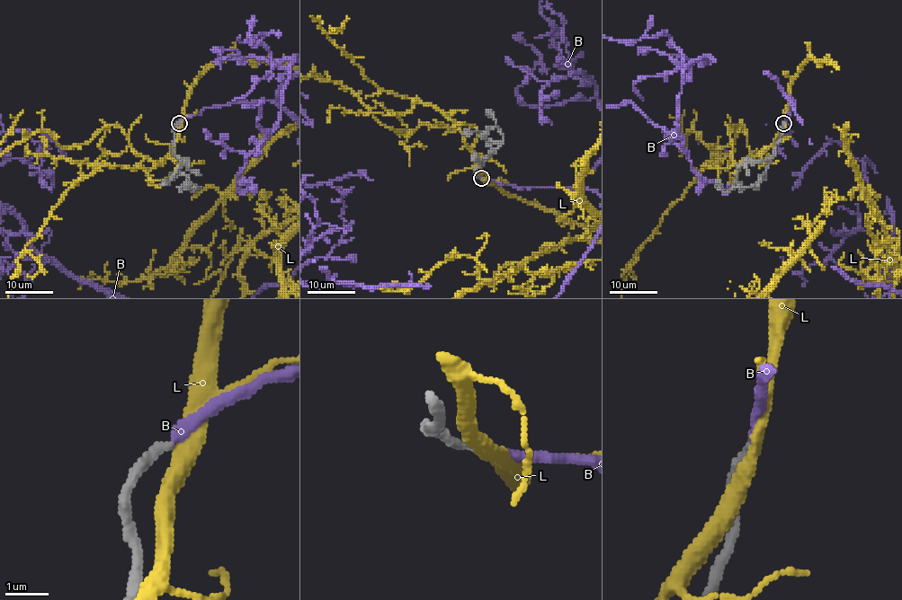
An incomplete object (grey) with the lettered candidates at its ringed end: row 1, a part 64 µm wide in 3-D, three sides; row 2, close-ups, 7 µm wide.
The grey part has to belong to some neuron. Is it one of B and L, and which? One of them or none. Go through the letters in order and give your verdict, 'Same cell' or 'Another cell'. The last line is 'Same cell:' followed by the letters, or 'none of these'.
B: Same cell
L: Another cell
Same cell: B

